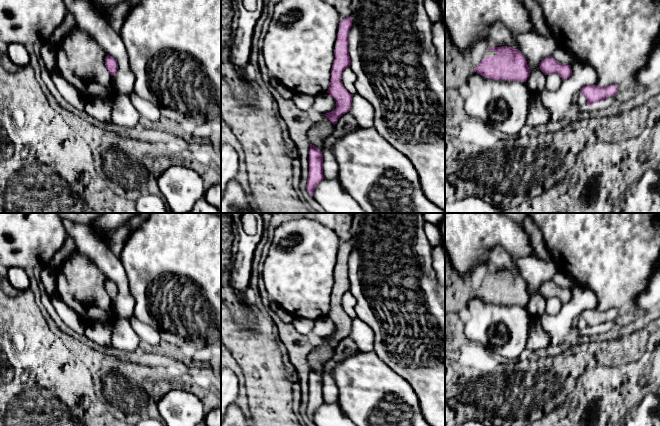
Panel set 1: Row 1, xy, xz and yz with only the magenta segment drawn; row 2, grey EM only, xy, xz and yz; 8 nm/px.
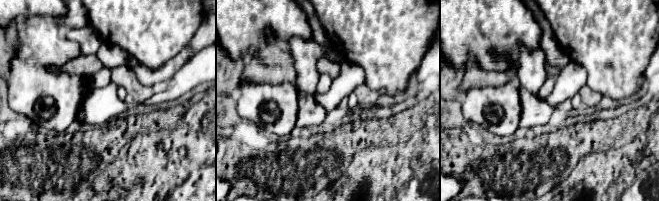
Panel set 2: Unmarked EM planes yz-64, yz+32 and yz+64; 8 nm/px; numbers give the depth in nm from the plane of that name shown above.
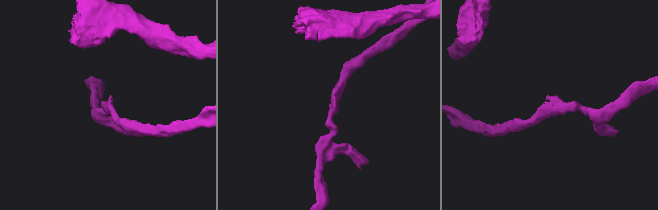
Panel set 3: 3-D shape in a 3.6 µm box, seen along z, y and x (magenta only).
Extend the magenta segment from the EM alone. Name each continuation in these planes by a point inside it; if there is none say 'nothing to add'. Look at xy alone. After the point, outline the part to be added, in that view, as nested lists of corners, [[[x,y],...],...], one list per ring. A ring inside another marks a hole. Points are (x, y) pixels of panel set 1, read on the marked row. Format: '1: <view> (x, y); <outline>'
nothing to add

